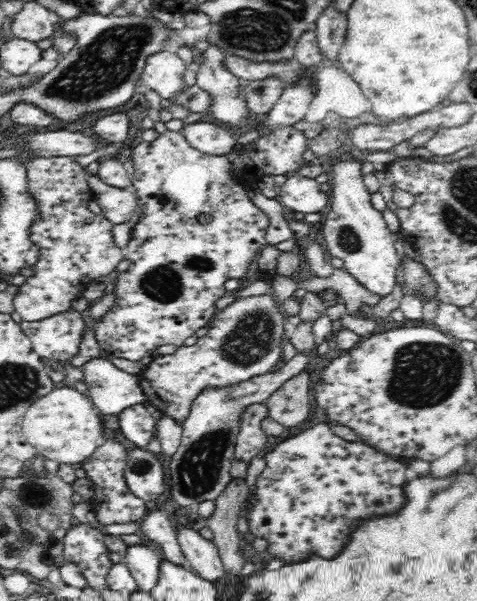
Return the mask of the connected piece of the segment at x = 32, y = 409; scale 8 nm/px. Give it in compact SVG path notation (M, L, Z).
M56 385L54 390L37 398L26 409L21 427L28 444L34 446L38 455L42 454L42 456L45 456L49 464L72 465L84 462L100 445L106 442L104 436L106 428L100 419L100 412L98 412L90 397L74 389L74 387Z

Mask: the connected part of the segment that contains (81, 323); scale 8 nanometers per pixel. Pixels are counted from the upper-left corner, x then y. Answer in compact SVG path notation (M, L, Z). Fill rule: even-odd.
M71 308L44 320L20 323L33 349L49 364L57 366L70 362L78 354L78 346L87 326L86 313Z

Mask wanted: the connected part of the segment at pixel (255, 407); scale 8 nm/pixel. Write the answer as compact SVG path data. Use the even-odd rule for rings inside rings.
M262 403L252 404L244 416L242 416L242 424L240 424L240 434L236 438L236 456L245 460L248 464L249 460L256 455L262 455L263 447L268 445L266 433L260 427L260 421L266 418L267 405Z

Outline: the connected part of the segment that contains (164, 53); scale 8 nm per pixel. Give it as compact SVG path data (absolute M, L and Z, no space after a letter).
M160 50L147 56L141 78L160 94L161 98L170 98L184 86L184 70L187 65L178 56L168 50Z

